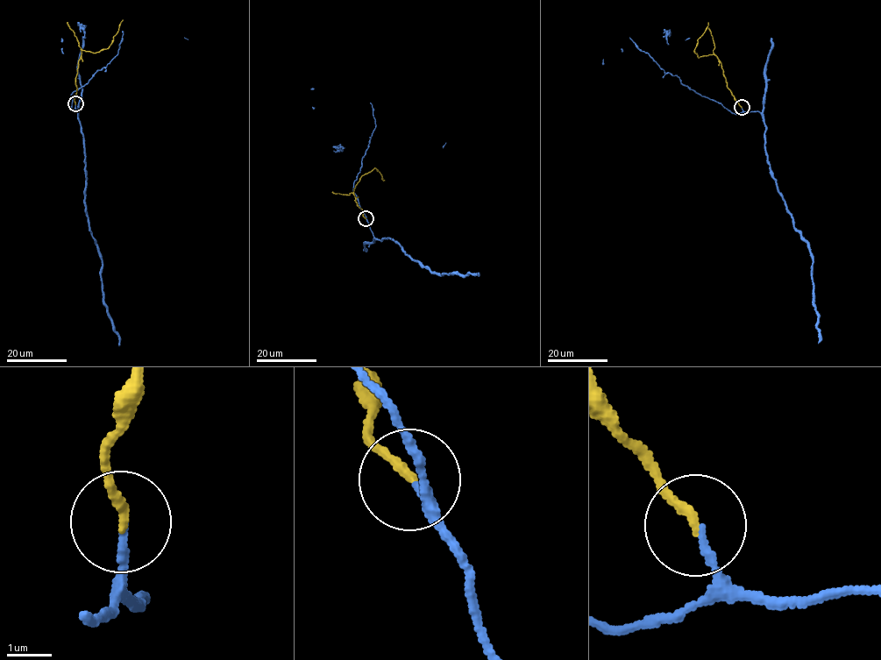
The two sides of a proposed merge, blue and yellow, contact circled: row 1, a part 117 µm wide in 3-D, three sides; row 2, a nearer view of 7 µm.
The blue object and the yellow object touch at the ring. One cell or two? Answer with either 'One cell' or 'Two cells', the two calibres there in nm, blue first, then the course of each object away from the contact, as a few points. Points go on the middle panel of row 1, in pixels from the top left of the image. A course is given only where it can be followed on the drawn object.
One cell. Thickness 170 nm (blue) against 200 nm. Course of blue: (365, 219), (375, 237), (397, 241), (406, 254), (432, 272), (443, 274), (479, 273). Course of yellow: (365, 219), (354, 201), (353, 188), (362, 175), (374, 168), (384, 180)

